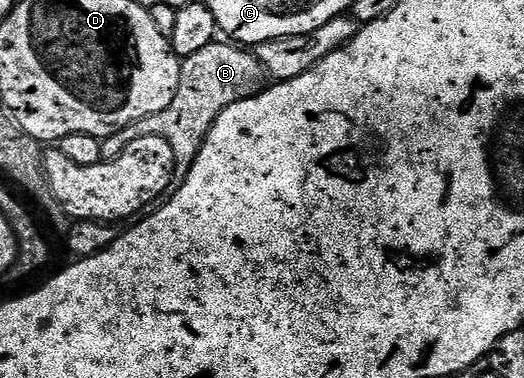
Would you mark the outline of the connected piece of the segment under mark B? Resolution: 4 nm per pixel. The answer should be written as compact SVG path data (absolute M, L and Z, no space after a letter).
M218 39L212 45L203 47L203 51L195 51L195 55L182 60L179 87L168 107L102 140L101 160L115 159L135 139L158 137L167 139L167 143L171 143L171 151L175 151L177 166L173 172L174 178L188 178L190 167L197 164L199 151L205 147L207 135L213 131L215 119L241 101L260 98L266 89L267 74L256 52Z

